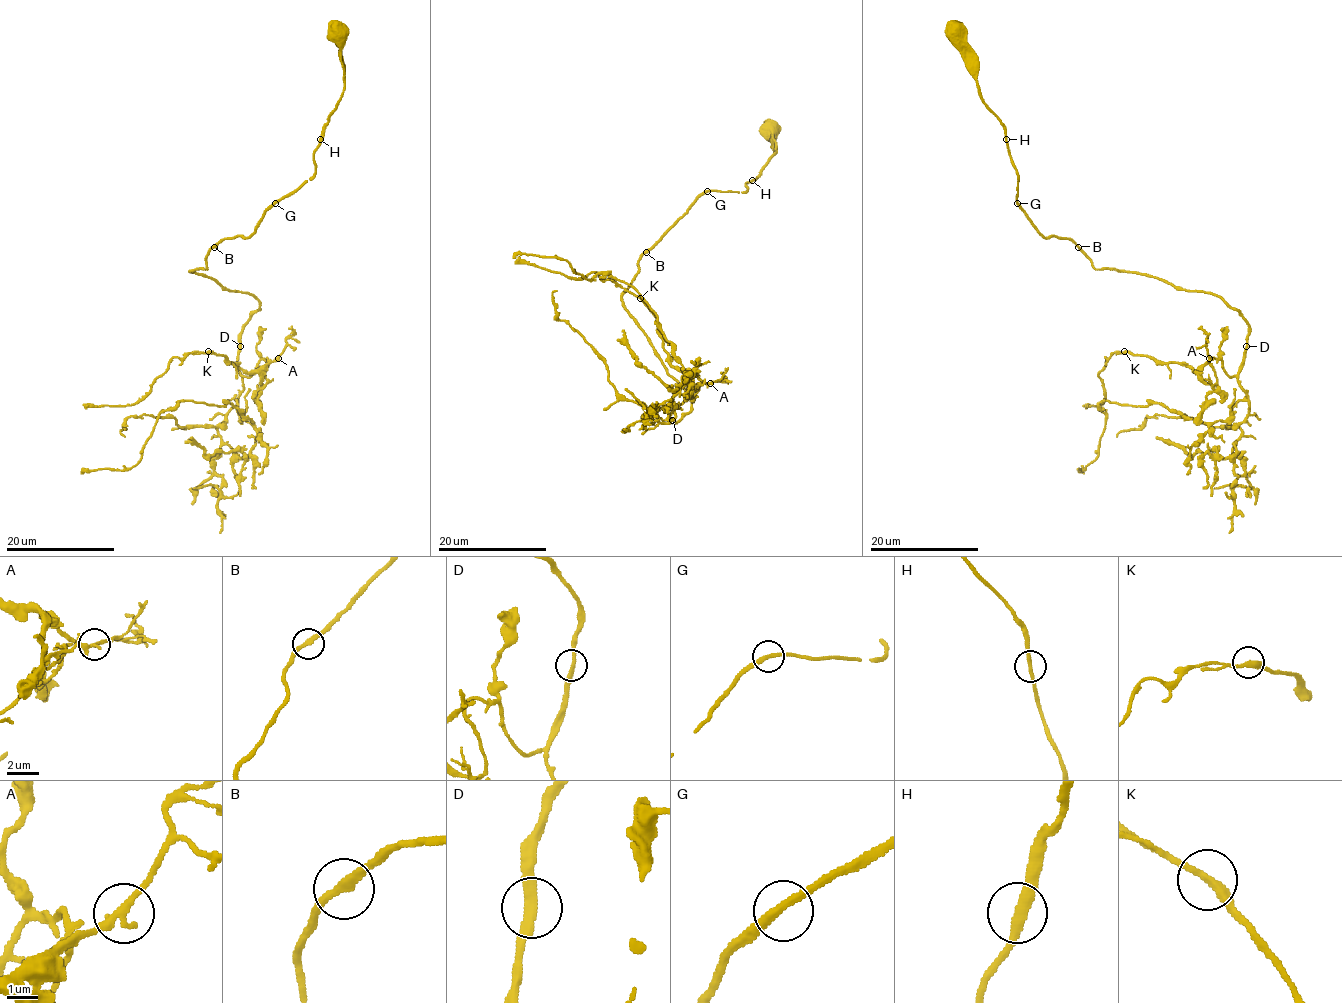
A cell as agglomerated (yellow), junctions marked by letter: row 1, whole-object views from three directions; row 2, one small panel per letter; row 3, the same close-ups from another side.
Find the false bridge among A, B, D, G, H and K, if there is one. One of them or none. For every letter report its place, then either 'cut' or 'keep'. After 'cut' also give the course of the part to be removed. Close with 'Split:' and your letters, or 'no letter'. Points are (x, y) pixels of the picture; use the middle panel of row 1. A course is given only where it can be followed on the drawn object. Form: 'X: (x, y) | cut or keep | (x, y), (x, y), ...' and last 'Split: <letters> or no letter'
A: (710, 383) | keep
B: (646, 252) | keep
D: (672, 420) | keep
G: (707, 191) | keep
H: (752, 180) | keep
K: (640, 298) | keep
Split: no letter

